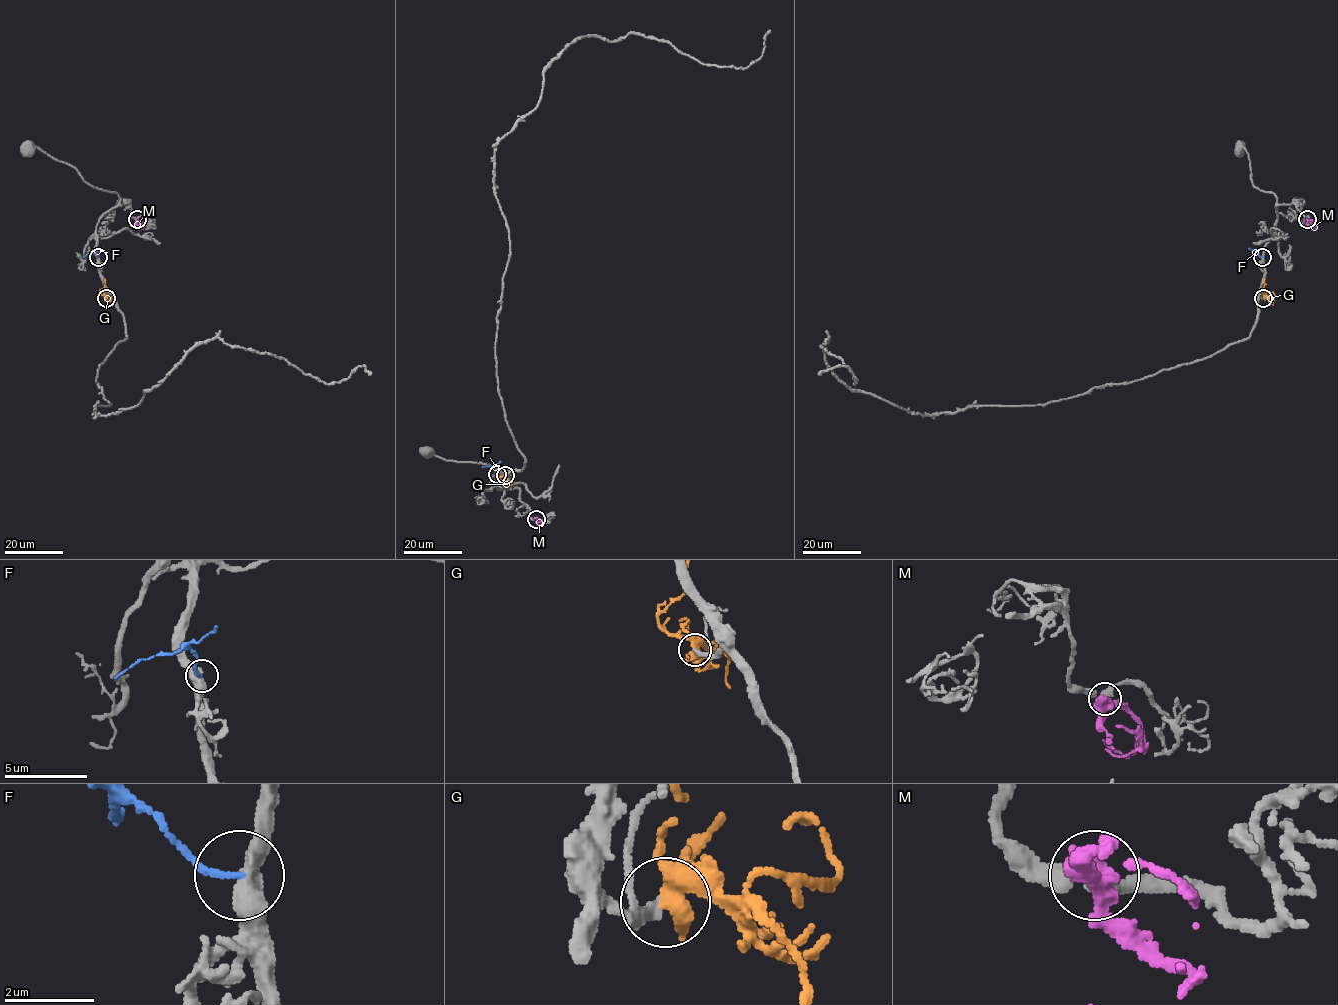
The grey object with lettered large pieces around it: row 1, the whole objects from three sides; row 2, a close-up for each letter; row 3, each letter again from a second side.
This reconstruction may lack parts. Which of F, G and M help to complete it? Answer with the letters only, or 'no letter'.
G

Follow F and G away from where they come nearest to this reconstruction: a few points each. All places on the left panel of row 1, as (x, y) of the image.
F: (99, 256), (95, 252), (83, 257)
G: (106, 297), (100, 293), (104, 287), (104, 278)

